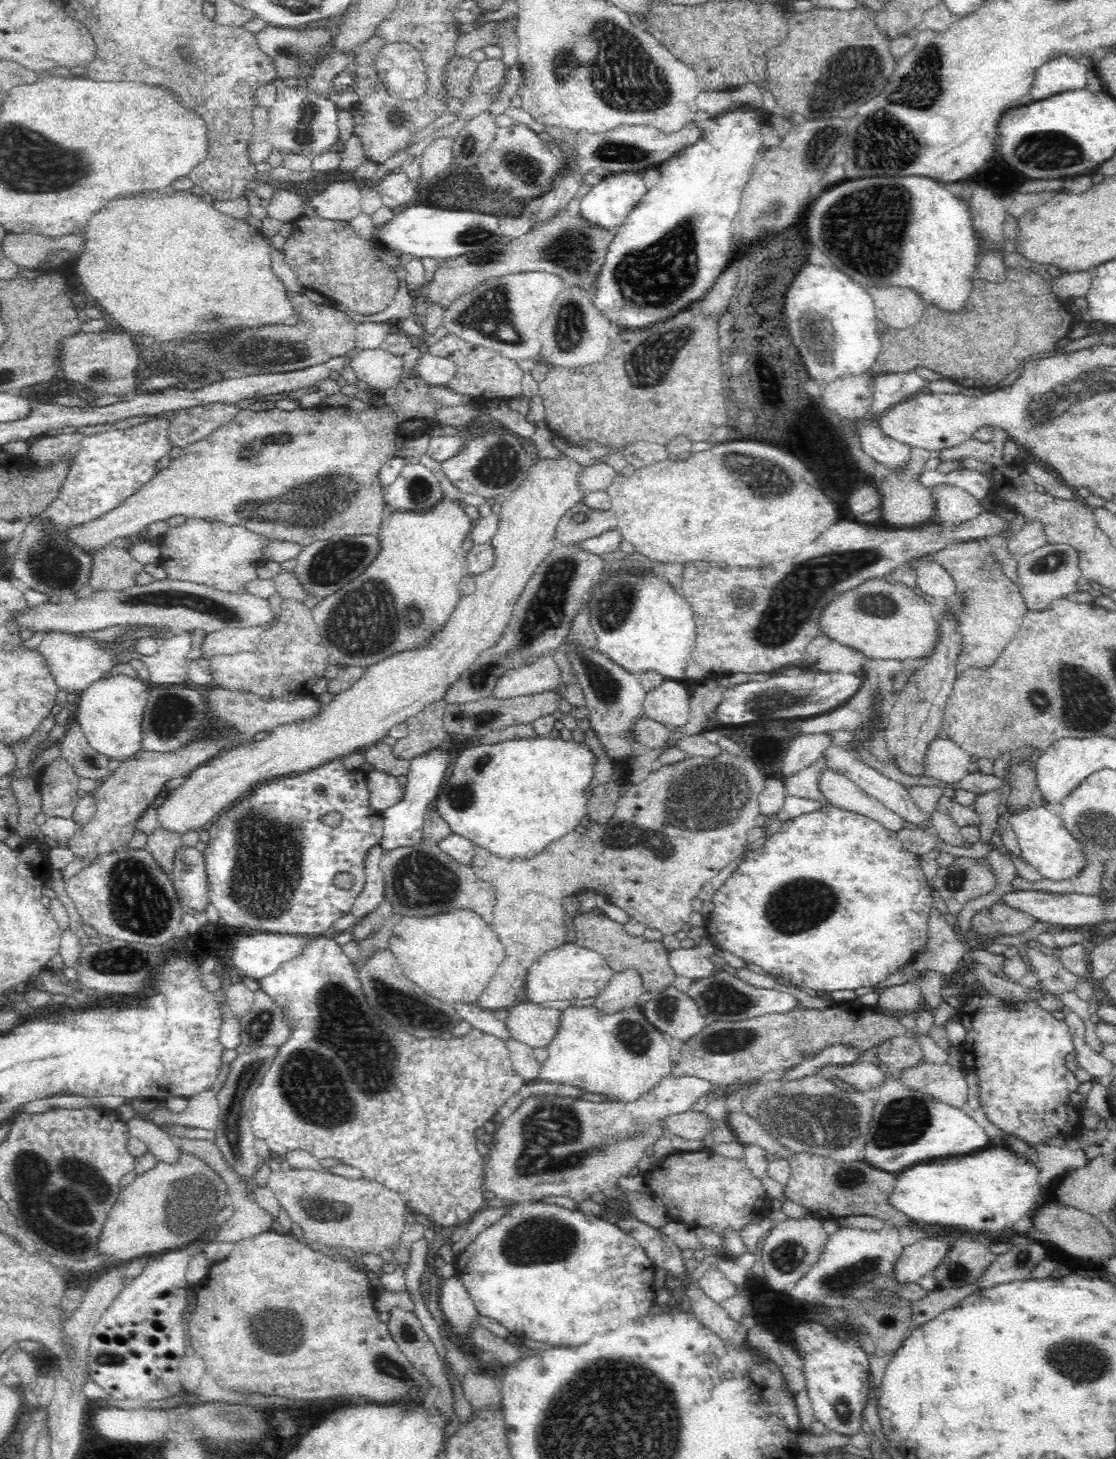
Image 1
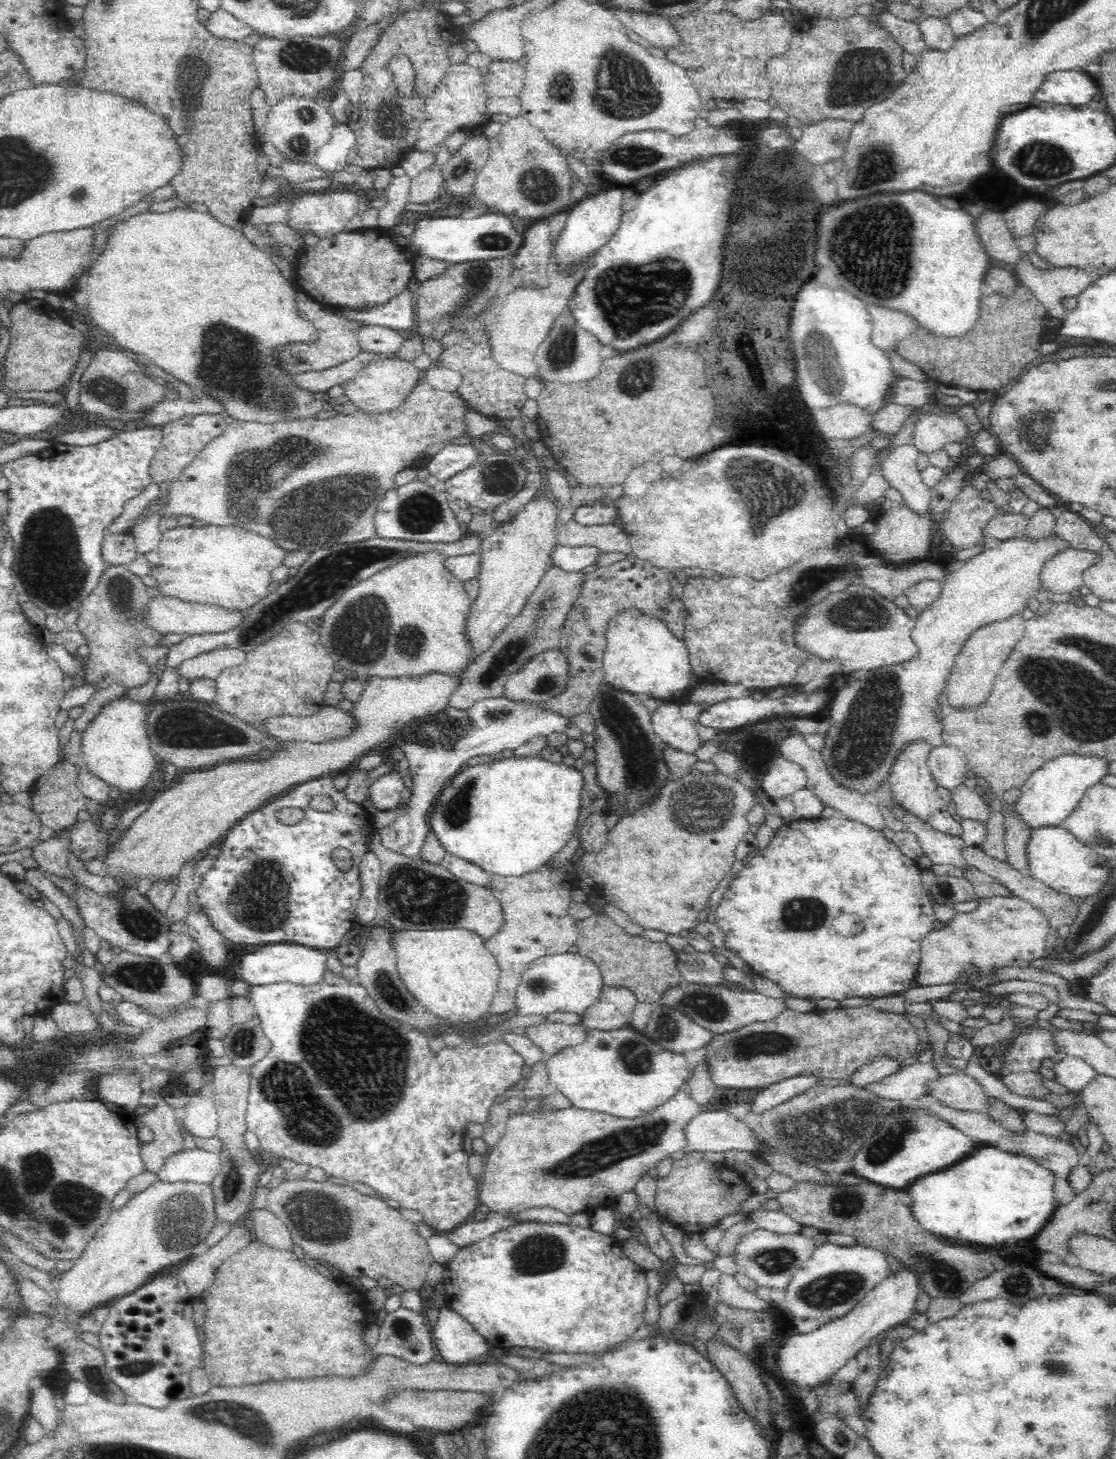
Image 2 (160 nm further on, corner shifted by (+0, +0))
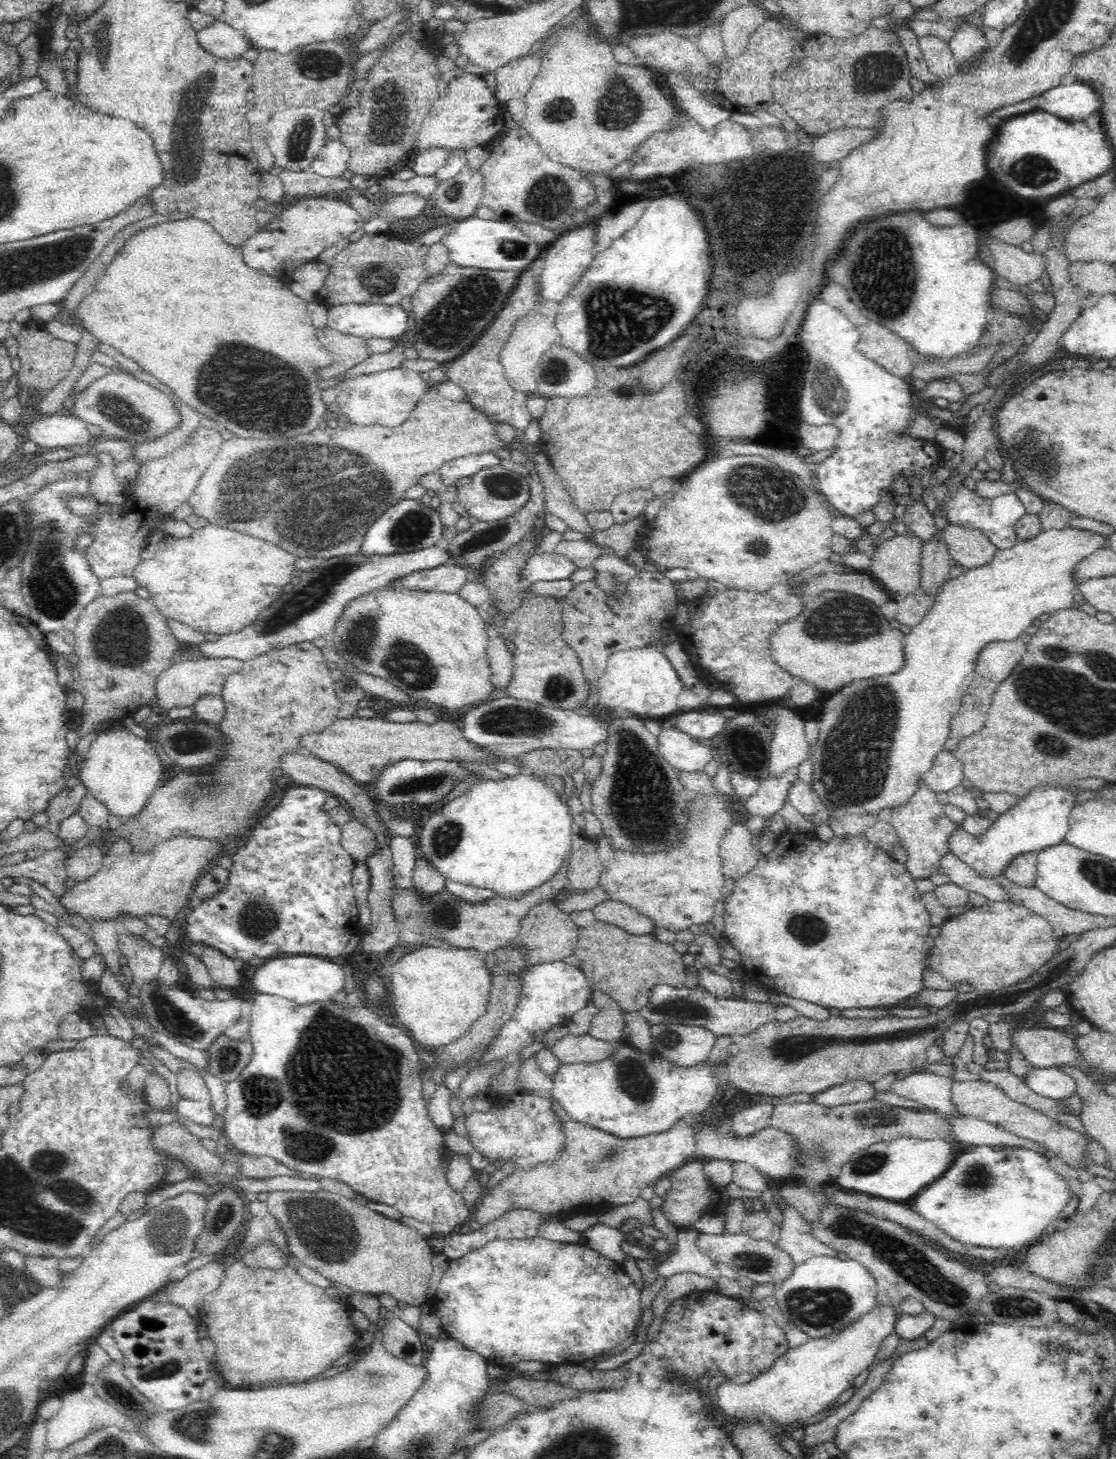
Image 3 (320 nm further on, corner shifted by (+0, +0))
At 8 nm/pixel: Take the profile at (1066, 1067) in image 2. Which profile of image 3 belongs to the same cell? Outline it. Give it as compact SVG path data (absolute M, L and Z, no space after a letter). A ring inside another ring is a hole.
M1030 1068L1022 1077L1028 1086L1042 1096L1068 1099L1076 1094L1076 1080L1064 1070L1052 1068Z

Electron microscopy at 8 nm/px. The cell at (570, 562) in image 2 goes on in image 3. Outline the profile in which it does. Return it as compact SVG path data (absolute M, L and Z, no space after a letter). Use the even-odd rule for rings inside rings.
M553 550L552 552L537 552L532 556L532 559L526 562L522 575L530 584L534 584L540 580L570 578L577 569L574 561Z

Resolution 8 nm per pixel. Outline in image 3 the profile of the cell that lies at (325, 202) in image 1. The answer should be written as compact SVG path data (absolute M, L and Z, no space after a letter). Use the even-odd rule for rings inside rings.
M322 196L322 197L304 197L296 199L296 204L279 210L279 225L272 231L259 230L254 236L249 236L248 240L241 246L244 260L252 264L252 268L272 272L272 276L278 280L287 282L293 270L305 262L318 261L318 256L326 248L338 243L341 239L348 239L351 234L363 226L365 220L362 215L348 203L345 197Z

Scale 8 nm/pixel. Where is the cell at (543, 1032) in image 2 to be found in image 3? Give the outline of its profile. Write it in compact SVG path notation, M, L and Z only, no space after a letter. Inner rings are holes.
M568 1033L559 1036L556 1044L552 1046L554 1056L561 1063L574 1061L599 1061L615 1051L622 1040L614 1039L604 1041L593 1037L590 1033Z

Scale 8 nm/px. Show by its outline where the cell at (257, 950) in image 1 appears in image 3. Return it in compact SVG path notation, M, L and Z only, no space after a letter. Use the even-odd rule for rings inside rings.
M288 953L264 960L260 966L252 970L250 982L256 992L288 997L298 1004L324 1000L342 991L345 986L344 971L336 962L323 956L306 955L306 953Z

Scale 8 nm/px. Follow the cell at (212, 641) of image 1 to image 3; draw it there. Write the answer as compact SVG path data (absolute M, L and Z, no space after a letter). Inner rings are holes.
M178 657L167 669L164 669L156 682L155 695L158 698L158 706L167 713L174 706L193 707L193 702L204 693L221 694L221 688L226 677L231 672L239 671L243 662L236 658L204 658L186 659Z

